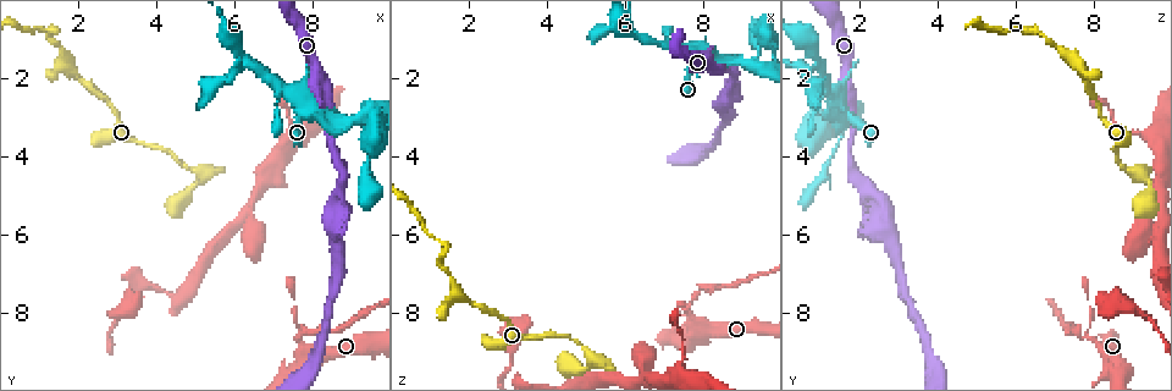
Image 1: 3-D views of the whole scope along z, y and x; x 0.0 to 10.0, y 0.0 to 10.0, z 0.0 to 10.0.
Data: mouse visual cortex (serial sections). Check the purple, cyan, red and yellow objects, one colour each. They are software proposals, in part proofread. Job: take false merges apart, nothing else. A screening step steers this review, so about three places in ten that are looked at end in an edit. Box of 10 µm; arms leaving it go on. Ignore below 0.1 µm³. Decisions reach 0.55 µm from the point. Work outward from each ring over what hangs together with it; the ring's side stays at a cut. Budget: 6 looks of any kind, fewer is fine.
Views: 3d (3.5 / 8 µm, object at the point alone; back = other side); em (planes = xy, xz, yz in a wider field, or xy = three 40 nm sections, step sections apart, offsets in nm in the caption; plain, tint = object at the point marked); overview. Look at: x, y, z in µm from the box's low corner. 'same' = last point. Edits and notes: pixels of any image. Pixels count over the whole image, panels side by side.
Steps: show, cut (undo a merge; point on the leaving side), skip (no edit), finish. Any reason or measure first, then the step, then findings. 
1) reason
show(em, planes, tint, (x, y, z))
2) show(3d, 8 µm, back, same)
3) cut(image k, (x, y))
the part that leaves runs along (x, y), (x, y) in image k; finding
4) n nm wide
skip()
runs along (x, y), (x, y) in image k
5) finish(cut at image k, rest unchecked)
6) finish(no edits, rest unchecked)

three-way junction
show(3d, 3.5 µm, (7.95, 9.15, 8.45))

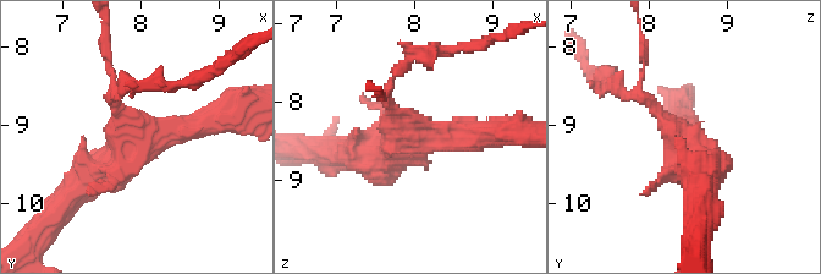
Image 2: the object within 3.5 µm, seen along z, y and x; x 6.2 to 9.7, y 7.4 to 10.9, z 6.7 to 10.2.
shape alone is not enough
show(em, planes, tint, (7.90, 9.10, 8.40))

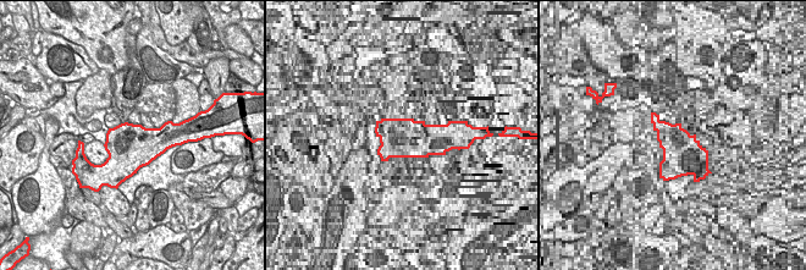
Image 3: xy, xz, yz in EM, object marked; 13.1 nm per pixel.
show(em, xy, step 5, tint, same)

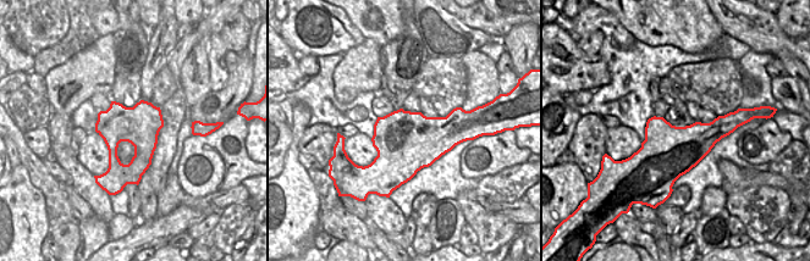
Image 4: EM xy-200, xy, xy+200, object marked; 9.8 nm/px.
cut(image 2, (621, 89))
a second cell is stuck on

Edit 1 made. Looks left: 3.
four-way junction
show(3d, 3.5 µm, (6.40, 1.70, 1.00))

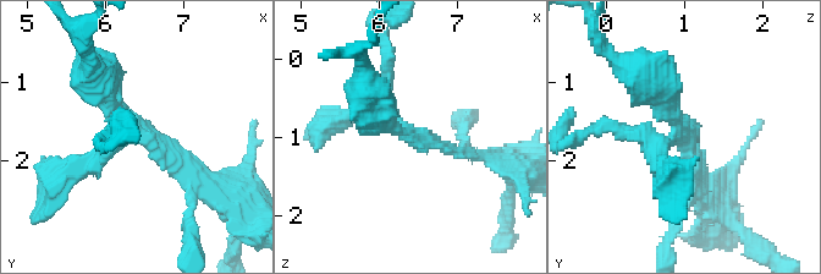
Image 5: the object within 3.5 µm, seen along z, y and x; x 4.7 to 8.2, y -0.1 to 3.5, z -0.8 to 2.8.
4 arms; arms of 200, 200, 200, 350 nm; need the tissue
show(em, xy, step 5, plain, (6.45, 1.65, 1.00))

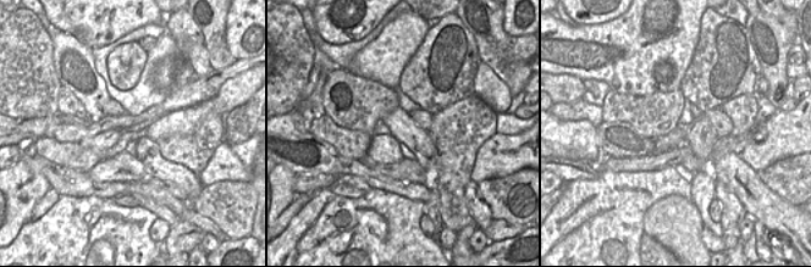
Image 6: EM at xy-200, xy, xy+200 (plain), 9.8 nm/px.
show(em, xy, step 5, tint, same)

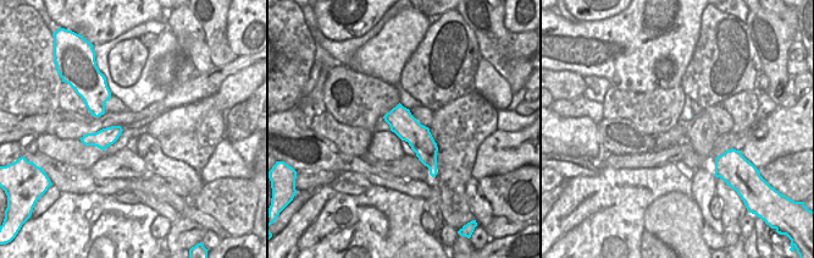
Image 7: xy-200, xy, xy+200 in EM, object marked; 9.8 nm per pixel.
skip()
runs along (399, 108), (432, 171) in image 7; continuous, no second cell

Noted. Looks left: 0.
finish(cut at image 2, rest unchecked)

